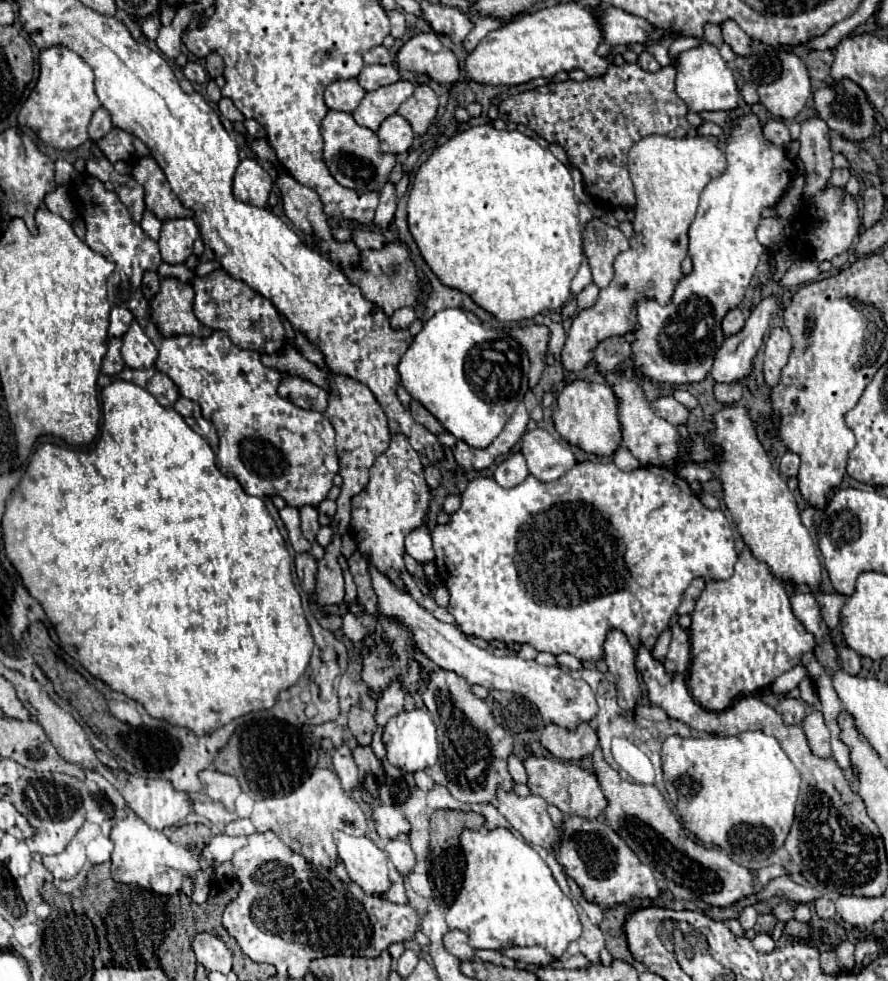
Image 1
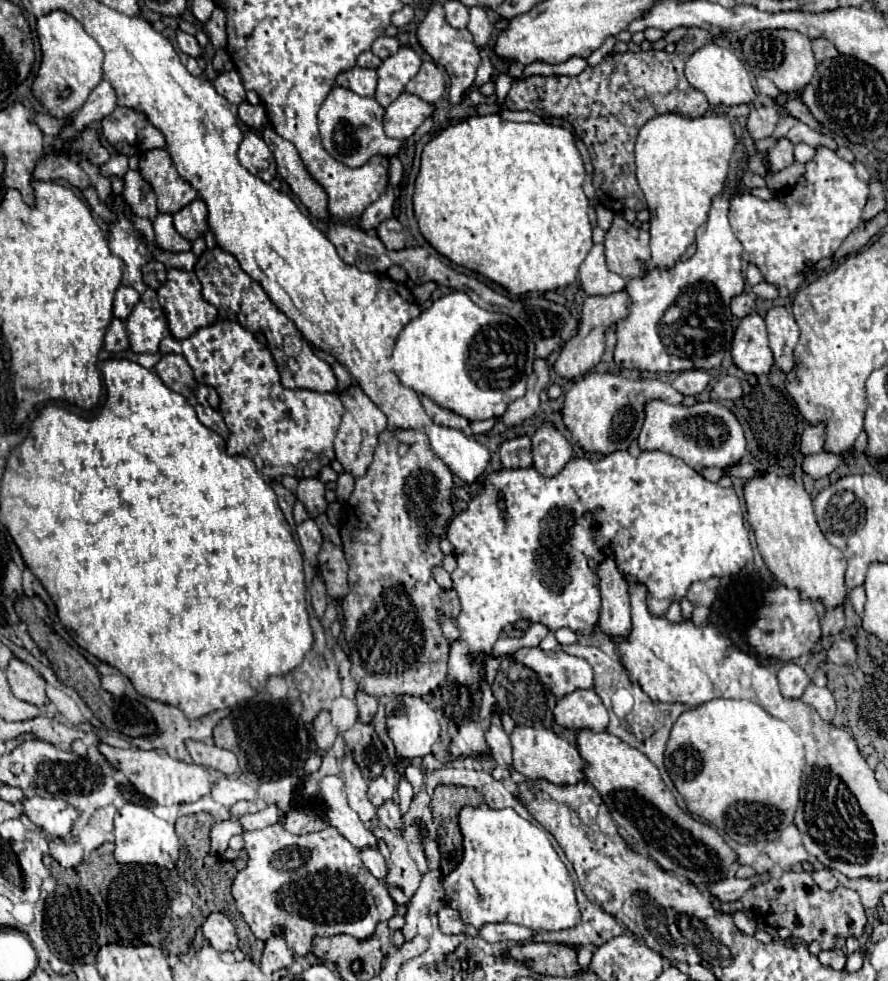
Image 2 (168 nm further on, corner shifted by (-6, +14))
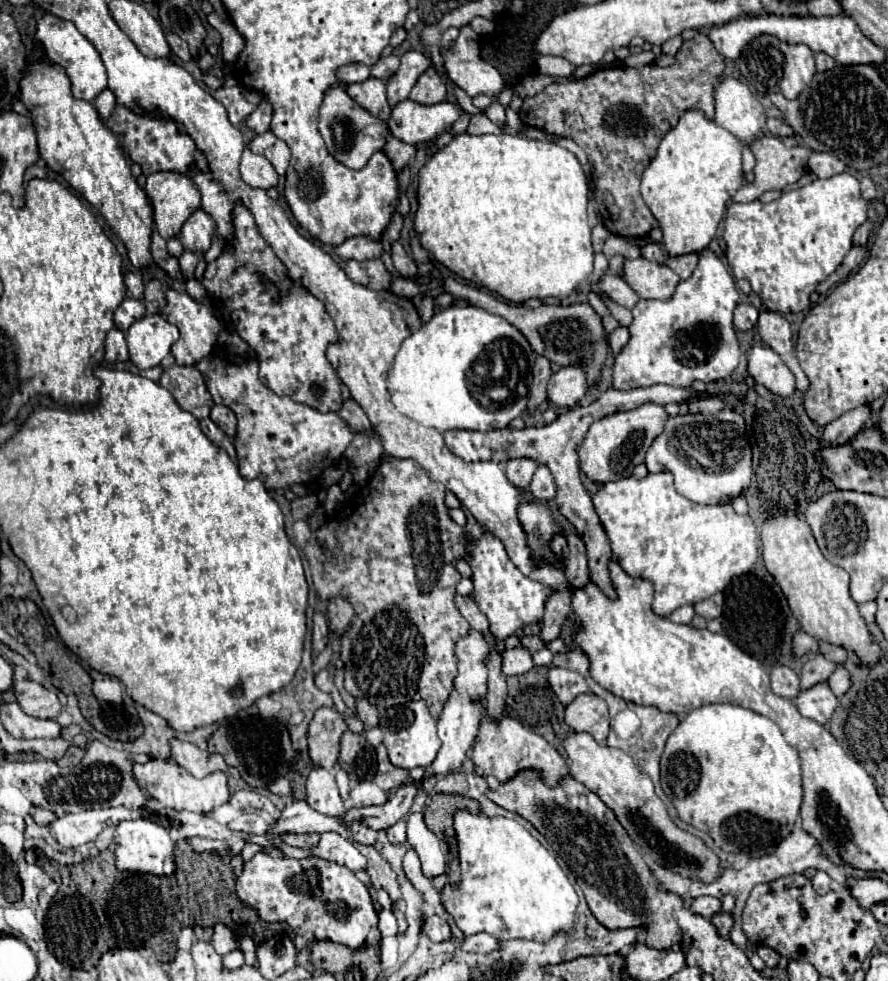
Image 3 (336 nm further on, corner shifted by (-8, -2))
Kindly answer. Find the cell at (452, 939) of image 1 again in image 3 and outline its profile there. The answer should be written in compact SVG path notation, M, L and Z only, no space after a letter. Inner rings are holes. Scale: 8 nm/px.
M426 916L422 930L434 942L444 942L444 940L450 940L452 938L450 924L446 920L442 920L440 916Z

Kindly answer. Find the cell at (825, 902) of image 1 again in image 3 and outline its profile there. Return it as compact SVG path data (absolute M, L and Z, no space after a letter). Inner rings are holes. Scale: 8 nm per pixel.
M816 872L816 876L812 878L812 884L814 884L814 890L818 894L828 894L830 892L830 878L826 872Z

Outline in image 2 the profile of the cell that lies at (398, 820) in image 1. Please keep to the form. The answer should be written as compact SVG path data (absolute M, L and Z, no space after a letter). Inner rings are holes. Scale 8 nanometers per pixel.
M378 776L378 778L372 778L372 780L370 780L366 796L368 796L368 800L370 800L374 806L380 806L380 804L386 802L386 800L394 800L396 788L394 788L394 784L392 784L388 778Z

